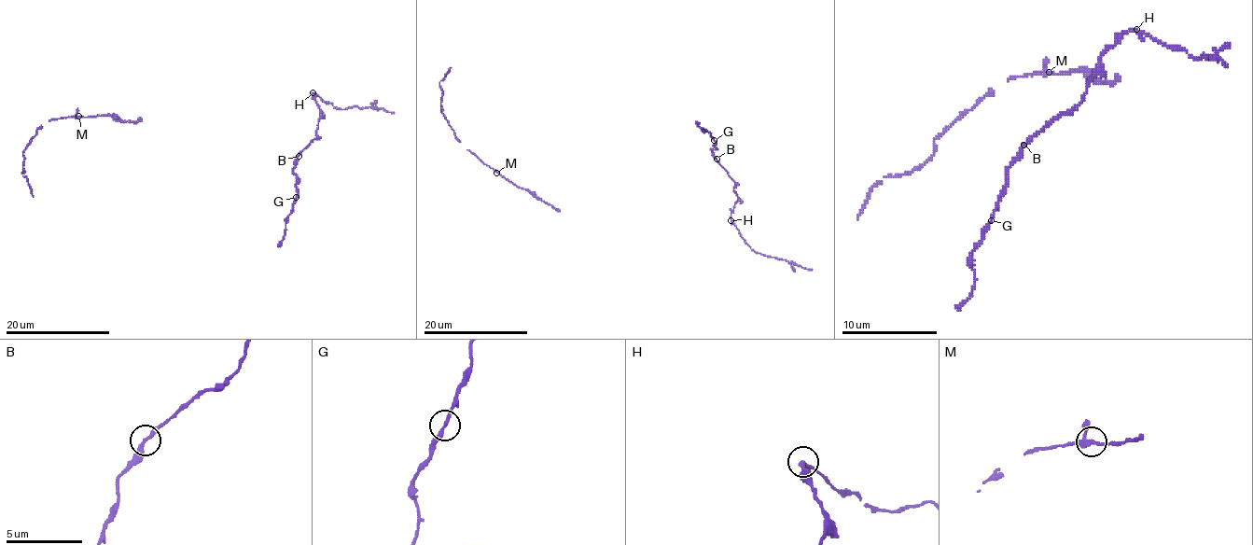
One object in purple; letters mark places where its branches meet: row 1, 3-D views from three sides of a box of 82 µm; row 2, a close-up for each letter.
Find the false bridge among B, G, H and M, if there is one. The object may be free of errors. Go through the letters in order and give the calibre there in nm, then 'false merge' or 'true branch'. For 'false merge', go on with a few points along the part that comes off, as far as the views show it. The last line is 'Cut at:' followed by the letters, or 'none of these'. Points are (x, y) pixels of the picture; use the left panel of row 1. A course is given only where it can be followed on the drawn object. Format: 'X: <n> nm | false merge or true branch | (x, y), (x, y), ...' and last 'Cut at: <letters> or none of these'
B: 200 nm | true branch
G: 200 nm | true branch
H: 200 nm | true branch
M: 200 nm | true branch
Cut at: none of these

